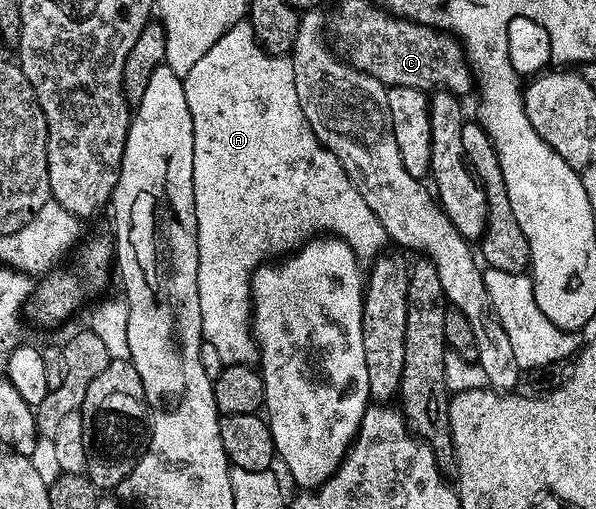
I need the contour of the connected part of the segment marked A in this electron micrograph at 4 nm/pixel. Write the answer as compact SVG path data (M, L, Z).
M241 23L230 27L222 35L222 39L218 39L218 43L214 43L214 47L210 47L210 51L206 51L206 55L202 55L202 59L198 59L194 67L190 67L190 71L183 78L186 103L190 107L190 119L194 123L194 211L198 215L198 299L202 312L202 339L217 348L224 365L252 365L259 360L259 348L251 330L252 276L261 263L277 255L287 255L317 235L340 238L356 252L357 258L376 259L385 248L384 241L389 240L389 235L382 227L382 223L378 223L374 211L366 207L366 199L362 199L362 195L346 175L340 160L317 139L312 128L306 123L306 115L302 115L302 107L298 103L298 91L294 91L294 67L291 56L275 57L266 52L256 42L251 24Z

